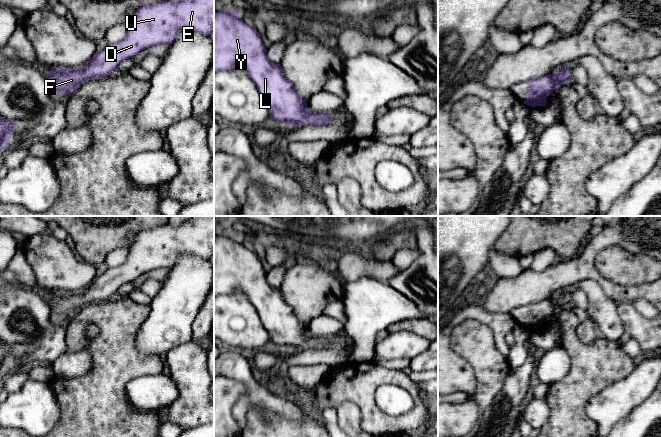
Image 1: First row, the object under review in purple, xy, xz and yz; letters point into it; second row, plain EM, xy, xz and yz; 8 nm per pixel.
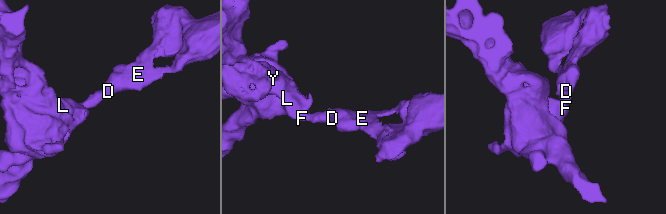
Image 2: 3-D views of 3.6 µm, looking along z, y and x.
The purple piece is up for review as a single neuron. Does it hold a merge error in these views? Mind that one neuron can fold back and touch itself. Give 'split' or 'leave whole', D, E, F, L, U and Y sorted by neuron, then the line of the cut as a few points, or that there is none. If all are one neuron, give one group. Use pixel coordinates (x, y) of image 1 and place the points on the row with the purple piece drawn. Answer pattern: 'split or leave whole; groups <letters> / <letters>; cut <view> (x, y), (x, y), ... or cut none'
leave whole; groups D E F L U Y; cut none

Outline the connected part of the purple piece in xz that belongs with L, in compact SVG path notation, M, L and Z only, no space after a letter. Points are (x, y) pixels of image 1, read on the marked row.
M228 10L214 14L214 74L243 66L257 86L270 118L283 122L288 127L305 124L323 126L332 123L333 114L308 111L307 102L298 95L293 83L285 77L280 64L271 63L266 53L267 49L256 29L245 24L239 13Z

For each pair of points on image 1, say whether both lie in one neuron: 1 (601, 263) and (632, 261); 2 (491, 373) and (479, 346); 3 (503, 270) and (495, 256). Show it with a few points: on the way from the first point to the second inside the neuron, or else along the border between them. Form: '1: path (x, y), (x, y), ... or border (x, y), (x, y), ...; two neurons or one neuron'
1: path (609, 263), (624, 263); one neuron
2: path (490, 366), (481, 353); one neuron
3: path (503, 267), (497, 259); one neuron

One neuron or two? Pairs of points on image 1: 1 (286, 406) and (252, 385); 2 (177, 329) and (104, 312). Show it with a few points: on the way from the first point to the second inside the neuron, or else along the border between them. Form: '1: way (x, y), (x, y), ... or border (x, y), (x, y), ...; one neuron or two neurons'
1: way (276, 406), (267, 406), (257, 395); one neuron
2: border (150, 305), (150, 313), (138, 332), (136, 343); two neurons

